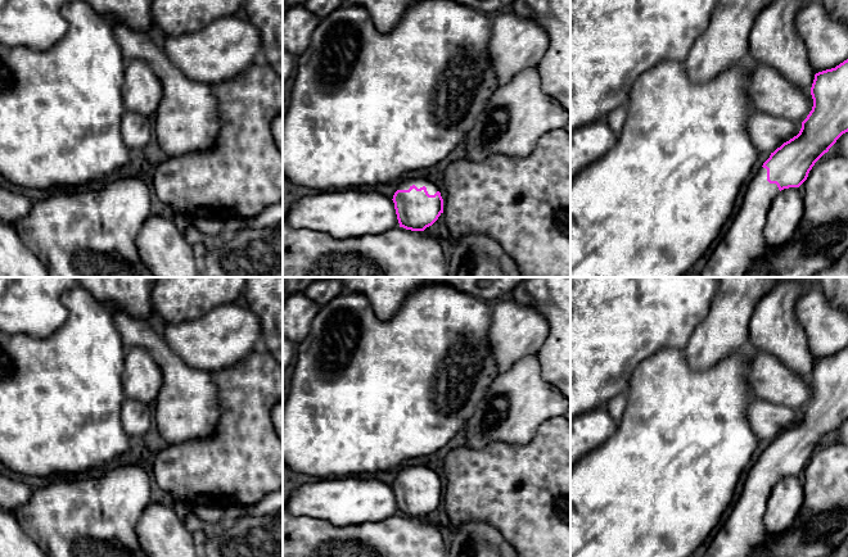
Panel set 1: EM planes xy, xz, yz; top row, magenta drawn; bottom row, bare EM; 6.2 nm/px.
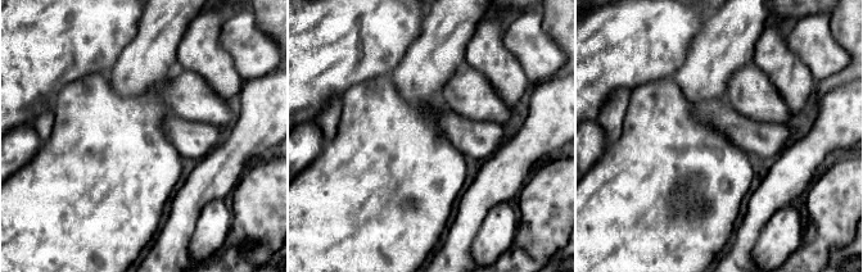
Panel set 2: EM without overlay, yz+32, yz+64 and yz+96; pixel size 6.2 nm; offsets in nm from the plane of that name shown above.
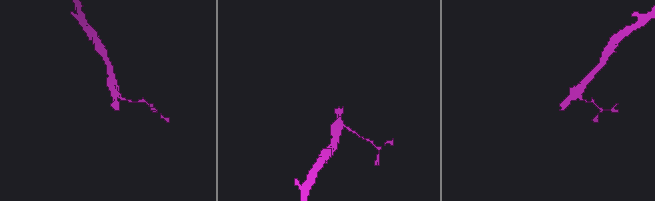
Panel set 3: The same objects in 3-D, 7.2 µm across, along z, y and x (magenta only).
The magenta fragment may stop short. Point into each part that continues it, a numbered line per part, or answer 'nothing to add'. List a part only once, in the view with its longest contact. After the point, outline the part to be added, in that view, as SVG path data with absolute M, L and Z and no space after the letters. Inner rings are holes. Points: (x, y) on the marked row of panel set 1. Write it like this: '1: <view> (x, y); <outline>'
1: xz (432, 189); M407 178L401 180L396 184L397 190L409 190L412 185L418 189L425 186L429 195L434 195L438 191L438 187L433 184L432 178Z

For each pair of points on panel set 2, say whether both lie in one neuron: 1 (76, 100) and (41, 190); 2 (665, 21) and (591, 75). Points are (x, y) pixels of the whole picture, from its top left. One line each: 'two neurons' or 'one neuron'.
1: one neuron
2: one neuron

